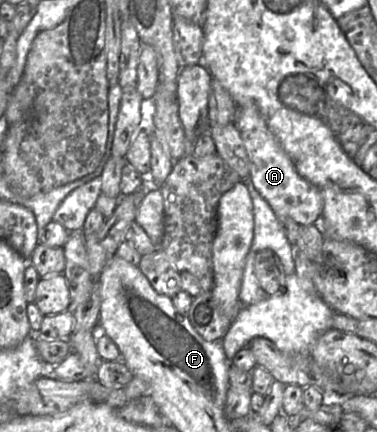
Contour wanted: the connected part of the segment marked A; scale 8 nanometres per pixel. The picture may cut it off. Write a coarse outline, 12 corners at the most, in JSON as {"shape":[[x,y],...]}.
{"shape":[[257,107],[235,124],[253,185],[277,218],[318,224],[320,190],[299,175]]}

